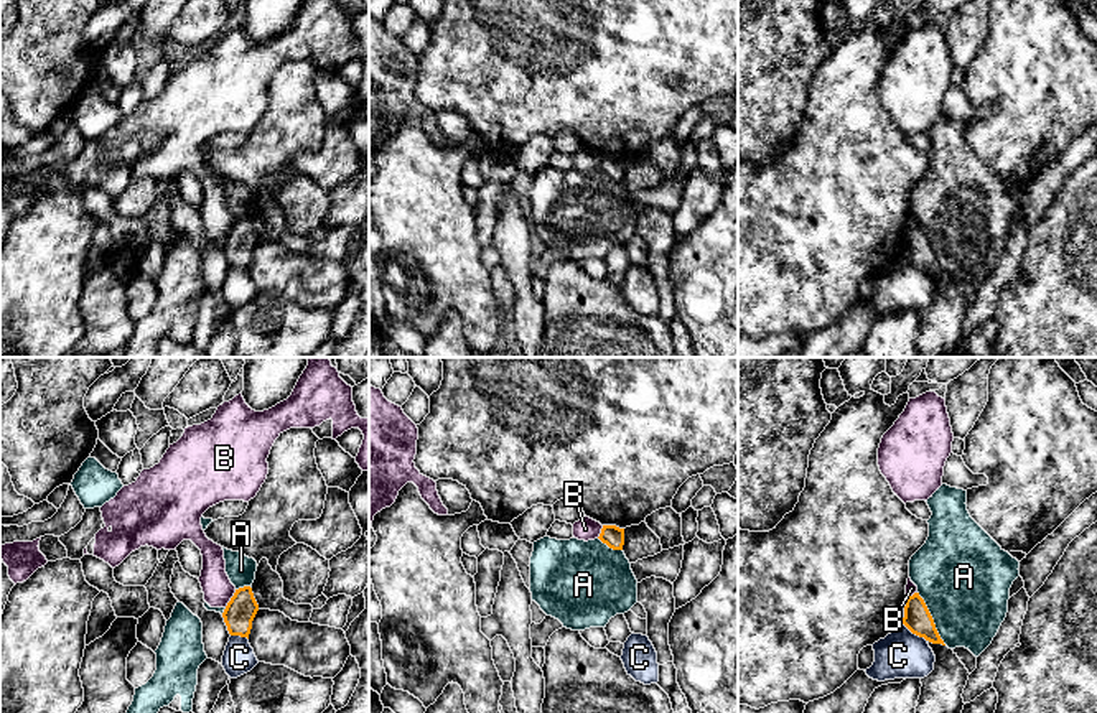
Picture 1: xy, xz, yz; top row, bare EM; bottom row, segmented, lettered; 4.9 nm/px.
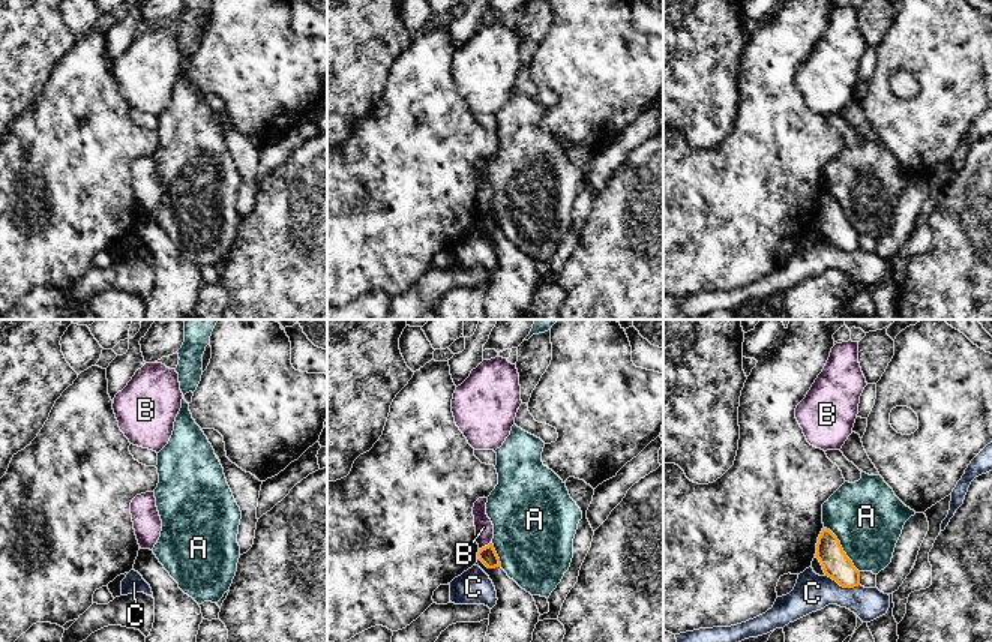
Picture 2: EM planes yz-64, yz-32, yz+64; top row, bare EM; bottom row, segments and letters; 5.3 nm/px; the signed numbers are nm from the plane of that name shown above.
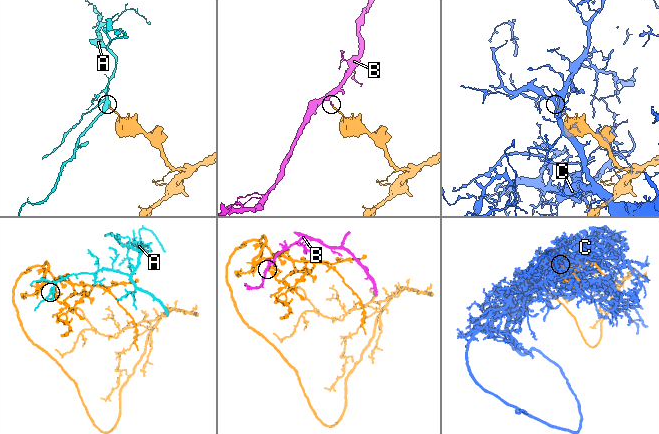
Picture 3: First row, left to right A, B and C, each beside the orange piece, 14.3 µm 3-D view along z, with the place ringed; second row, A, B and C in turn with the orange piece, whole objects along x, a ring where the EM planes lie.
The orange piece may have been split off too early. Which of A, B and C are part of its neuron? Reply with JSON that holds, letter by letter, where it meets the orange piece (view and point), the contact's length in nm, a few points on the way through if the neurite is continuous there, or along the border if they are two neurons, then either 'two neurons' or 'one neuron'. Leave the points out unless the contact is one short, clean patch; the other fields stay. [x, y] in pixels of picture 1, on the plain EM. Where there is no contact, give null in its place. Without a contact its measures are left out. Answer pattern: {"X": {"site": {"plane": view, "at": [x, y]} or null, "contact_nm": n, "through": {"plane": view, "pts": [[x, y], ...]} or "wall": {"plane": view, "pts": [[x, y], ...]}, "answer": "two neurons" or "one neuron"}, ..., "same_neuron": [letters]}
{"A": {"site": {"plane": "yz", "at": [931, 249]}, "contact_nm": 300, "wall": {"plane": "yz", "pts": [[918, 223], [939, 269], [946, 275]]}, "answer": "two neurons"}, "B": {"site": {"plane": "xy", "at": [231, 229]}, "contact_nm": 110, "wall": {"plane": "xy", "pts": [[236, 221], [224, 237]]}, "answer": "two neurons"}, "C": {"site": {"plane": "yz", "at": [914, 264]}, "contact_nm": 150, "answer": "two neurons"}, "same_neuron": []}

